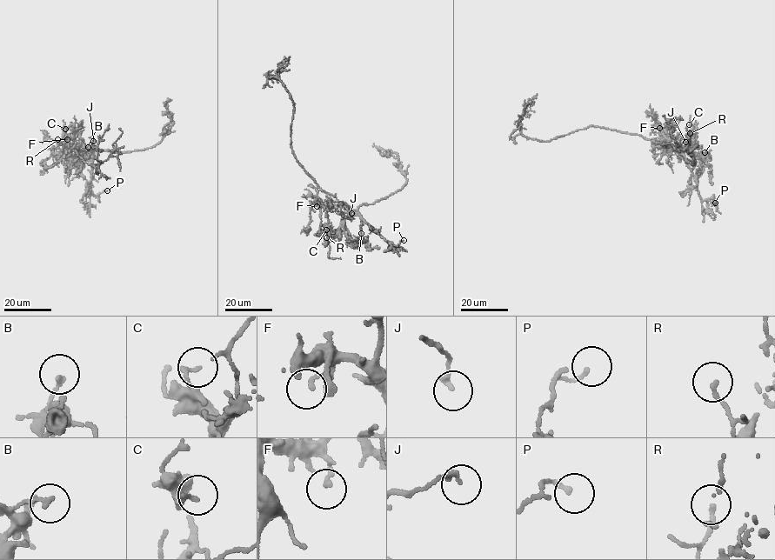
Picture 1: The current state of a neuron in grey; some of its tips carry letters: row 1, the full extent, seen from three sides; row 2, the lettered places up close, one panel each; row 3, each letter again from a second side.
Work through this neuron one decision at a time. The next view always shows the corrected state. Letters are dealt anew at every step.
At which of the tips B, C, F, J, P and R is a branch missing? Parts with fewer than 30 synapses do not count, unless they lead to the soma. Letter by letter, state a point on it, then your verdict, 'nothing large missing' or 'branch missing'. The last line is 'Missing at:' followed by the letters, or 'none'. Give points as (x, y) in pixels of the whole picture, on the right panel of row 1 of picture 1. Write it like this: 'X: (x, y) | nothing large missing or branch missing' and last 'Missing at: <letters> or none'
B: (704, 152) | nothing large missing
C: (689, 124) | nothing large missing
F: (659, 128) | nothing large missing
J: (685, 142) | nothing large missing
P: (715, 203) | nothing large missing
R: (690, 133) | nothing large missing
Missing at: none

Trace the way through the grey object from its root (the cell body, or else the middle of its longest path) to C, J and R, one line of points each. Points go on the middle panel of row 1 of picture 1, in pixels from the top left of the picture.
C: (321, 189), (343, 203), (350, 211), (337, 234), (327, 234), (326, 230)
J: (321, 189), (344, 203), (351, 213)
R: (321, 189), (343, 203), (350, 211), (334, 237), (326, 237)

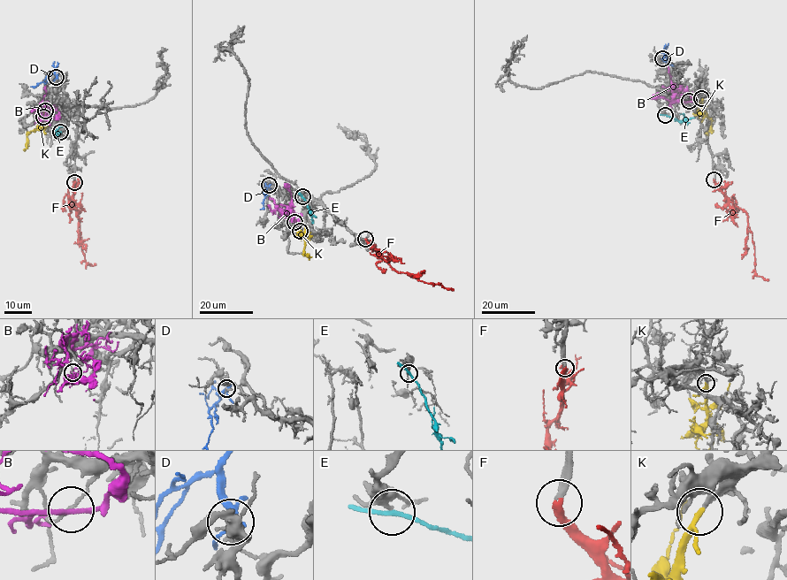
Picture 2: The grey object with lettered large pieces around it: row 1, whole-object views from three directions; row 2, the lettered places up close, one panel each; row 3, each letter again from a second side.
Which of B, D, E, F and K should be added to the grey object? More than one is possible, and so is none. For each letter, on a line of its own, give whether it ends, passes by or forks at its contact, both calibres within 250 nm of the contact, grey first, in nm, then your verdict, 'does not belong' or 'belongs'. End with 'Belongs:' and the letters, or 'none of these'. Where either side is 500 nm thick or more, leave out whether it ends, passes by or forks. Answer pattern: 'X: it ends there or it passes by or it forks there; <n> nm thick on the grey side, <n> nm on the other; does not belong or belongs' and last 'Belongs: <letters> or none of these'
B: it passes by; 150 nm thick on the grey side, 200 nm on the other; does not belong
D: it forks there; 160 nm thick on the grey side, 240 nm on the other; does not belong
E: it passes by; 190 nm thick on the grey side, 170 nm on the other; does not belong
F: it ends there; 240 nm thick on the grey side, 280 nm on the other; belongs
K: it passes by; 190 nm thick on the grey side, 190 nm on the other; belongs
Belongs: F, K

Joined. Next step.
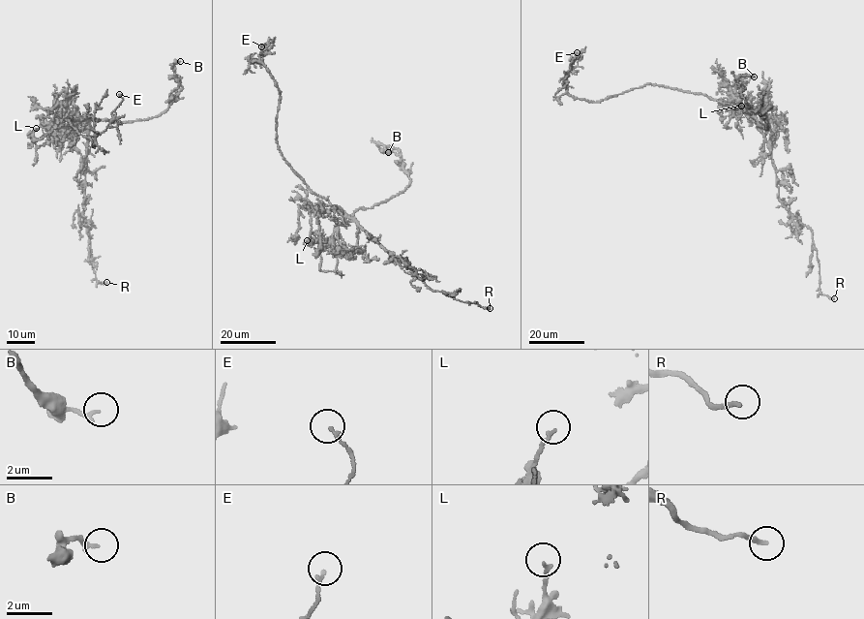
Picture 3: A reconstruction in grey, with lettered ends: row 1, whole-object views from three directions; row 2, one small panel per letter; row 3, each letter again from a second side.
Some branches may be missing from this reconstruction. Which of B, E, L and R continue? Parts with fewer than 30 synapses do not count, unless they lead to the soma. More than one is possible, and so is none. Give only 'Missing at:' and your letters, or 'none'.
Missing at: R

